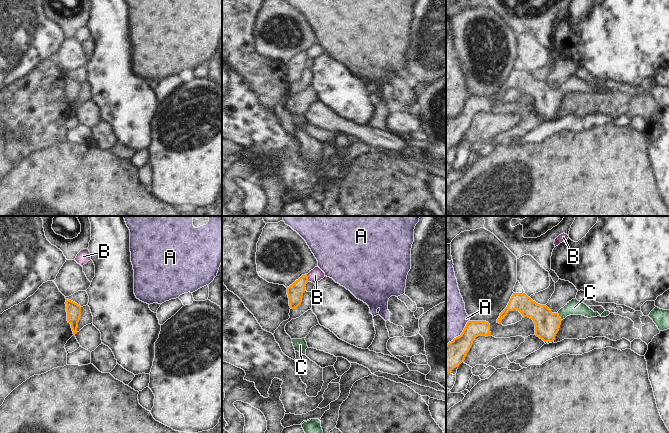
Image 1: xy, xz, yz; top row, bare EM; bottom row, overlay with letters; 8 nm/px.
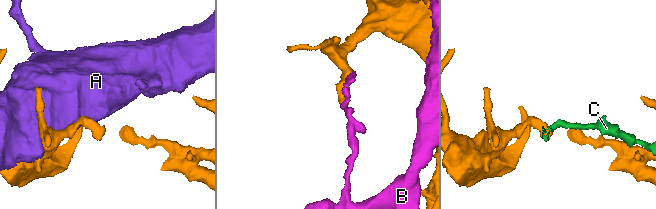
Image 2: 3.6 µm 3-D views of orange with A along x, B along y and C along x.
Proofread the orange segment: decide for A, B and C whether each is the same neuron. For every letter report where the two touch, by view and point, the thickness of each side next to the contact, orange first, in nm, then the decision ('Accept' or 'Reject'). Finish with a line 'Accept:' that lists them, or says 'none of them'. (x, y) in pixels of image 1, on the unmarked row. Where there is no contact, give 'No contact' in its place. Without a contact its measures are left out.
A: Touches orange at yz (461, 110). Thickness 200 nm (orange) against 320 nm. Reject
B: Touches orange at xz (307, 54). Thickness 130 nm (orange) against 110 nm. Reject
C: Touches orange at yz (558, 92). Thickness 200 nm (orange) against 120 nm. Accept
Accept: C.

